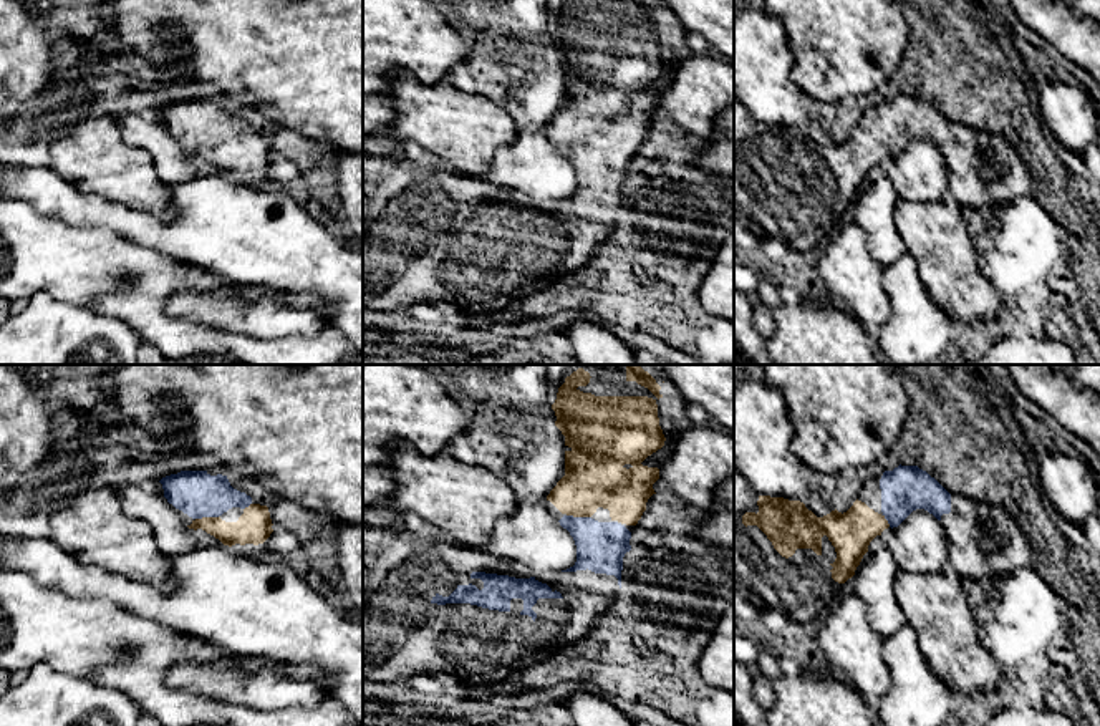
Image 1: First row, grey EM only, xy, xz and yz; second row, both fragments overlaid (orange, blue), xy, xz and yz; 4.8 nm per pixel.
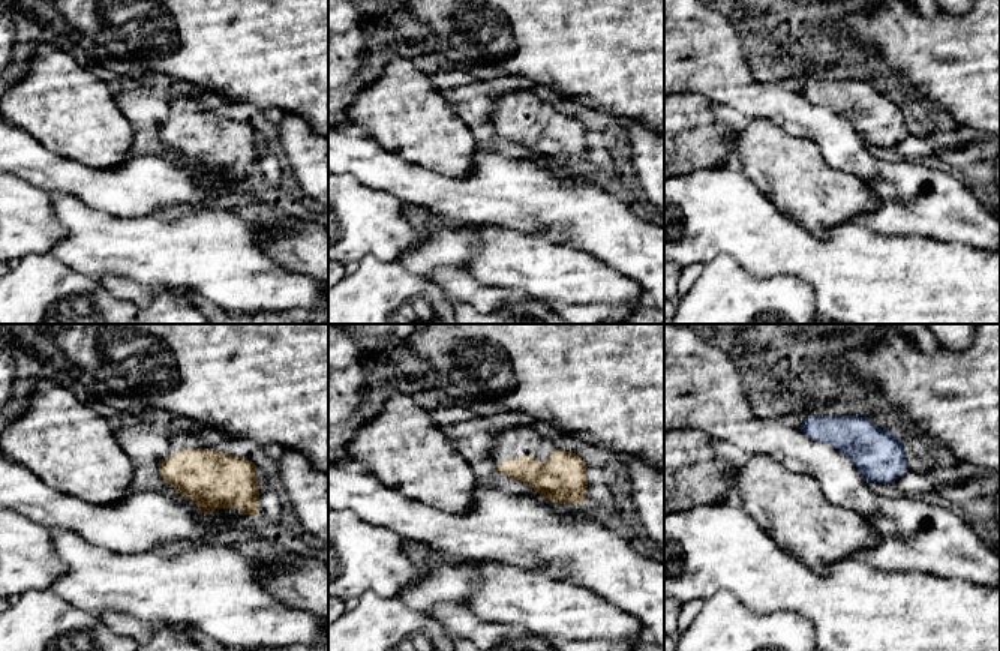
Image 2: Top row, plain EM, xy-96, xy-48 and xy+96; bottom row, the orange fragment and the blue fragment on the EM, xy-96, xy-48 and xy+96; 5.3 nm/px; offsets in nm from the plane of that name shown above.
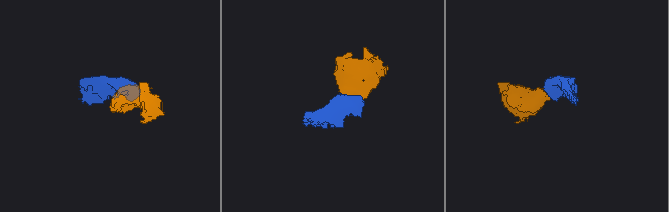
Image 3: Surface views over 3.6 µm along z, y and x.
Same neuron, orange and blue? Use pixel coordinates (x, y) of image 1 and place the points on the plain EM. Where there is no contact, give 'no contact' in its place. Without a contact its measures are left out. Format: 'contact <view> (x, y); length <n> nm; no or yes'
contact xz (578, 145); length 120 nm; yes

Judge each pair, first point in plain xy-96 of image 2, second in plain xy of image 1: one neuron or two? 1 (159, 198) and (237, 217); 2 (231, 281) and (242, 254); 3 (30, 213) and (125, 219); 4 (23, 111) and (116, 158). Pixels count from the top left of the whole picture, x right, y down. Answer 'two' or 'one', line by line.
1: one
2: two
3: two
4: one

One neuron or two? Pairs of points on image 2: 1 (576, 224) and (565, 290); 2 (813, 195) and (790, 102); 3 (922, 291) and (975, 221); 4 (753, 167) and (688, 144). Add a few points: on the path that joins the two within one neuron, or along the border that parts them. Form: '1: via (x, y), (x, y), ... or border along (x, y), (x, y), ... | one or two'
1: border along (540, 233), (550, 240), (595, 255), (604, 263) | two
2: border along (768, 120), (790, 134), (808, 138), (825, 161) | two
3: border along (925, 236), (934, 240), (967, 243), (984, 251) | two
4: border along (736, 129), (732, 138), (732, 152) | two

